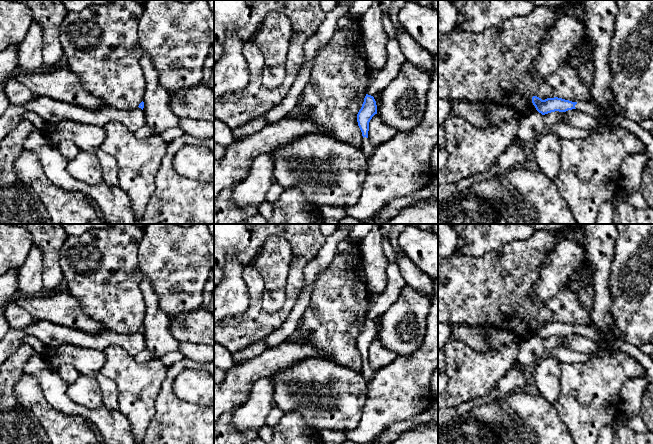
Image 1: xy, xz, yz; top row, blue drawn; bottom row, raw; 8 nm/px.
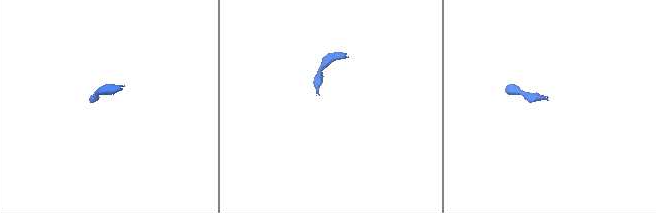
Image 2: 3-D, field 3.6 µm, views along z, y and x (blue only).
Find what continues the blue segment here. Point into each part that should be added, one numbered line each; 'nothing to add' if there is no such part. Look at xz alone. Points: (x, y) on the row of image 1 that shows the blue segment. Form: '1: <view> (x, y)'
1: xz (367, 148)

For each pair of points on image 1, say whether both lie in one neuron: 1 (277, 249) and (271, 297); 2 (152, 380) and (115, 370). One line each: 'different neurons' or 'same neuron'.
1: same neuron
2: same neuron

